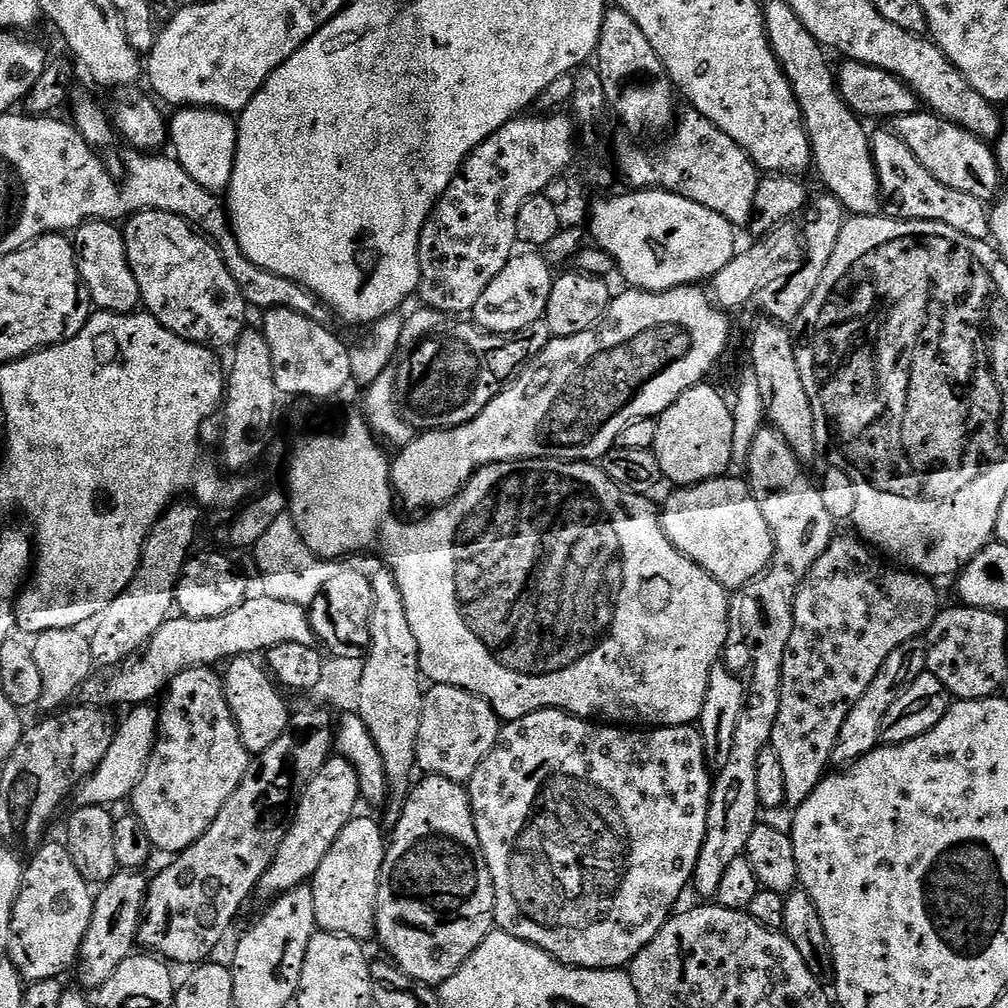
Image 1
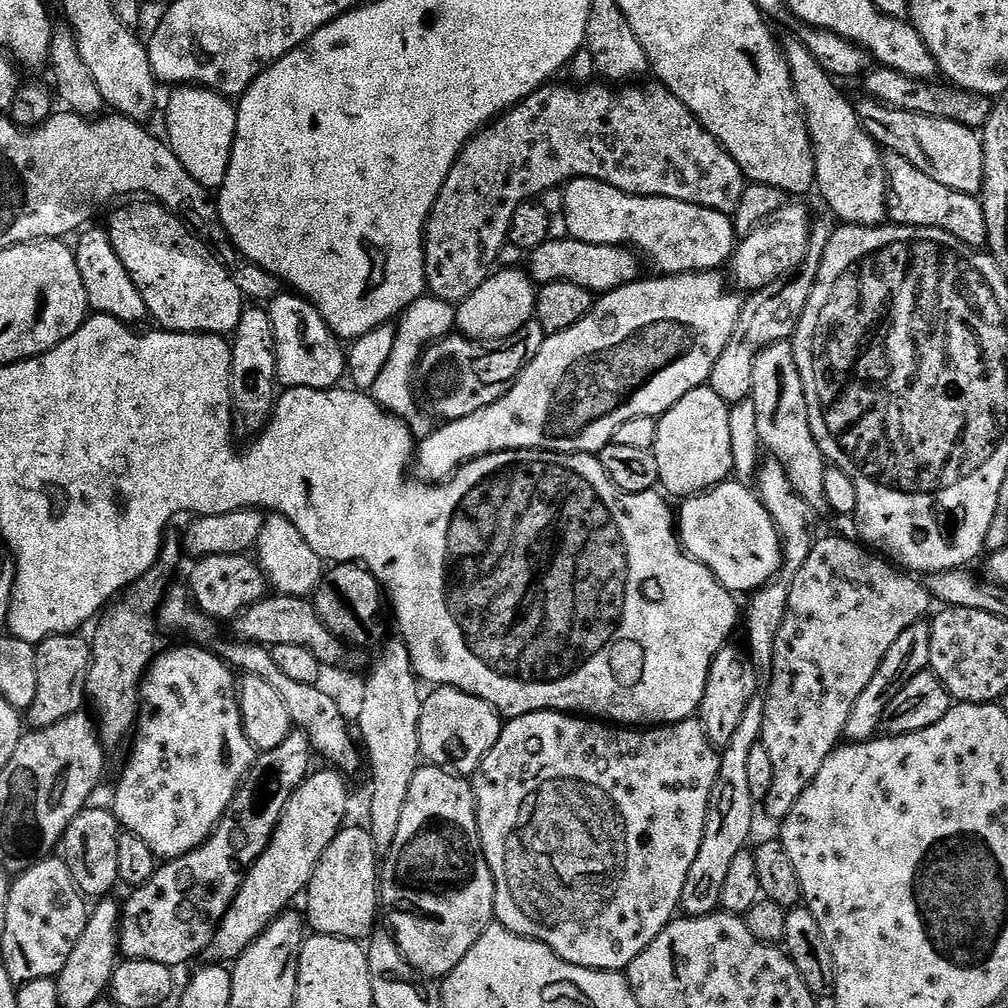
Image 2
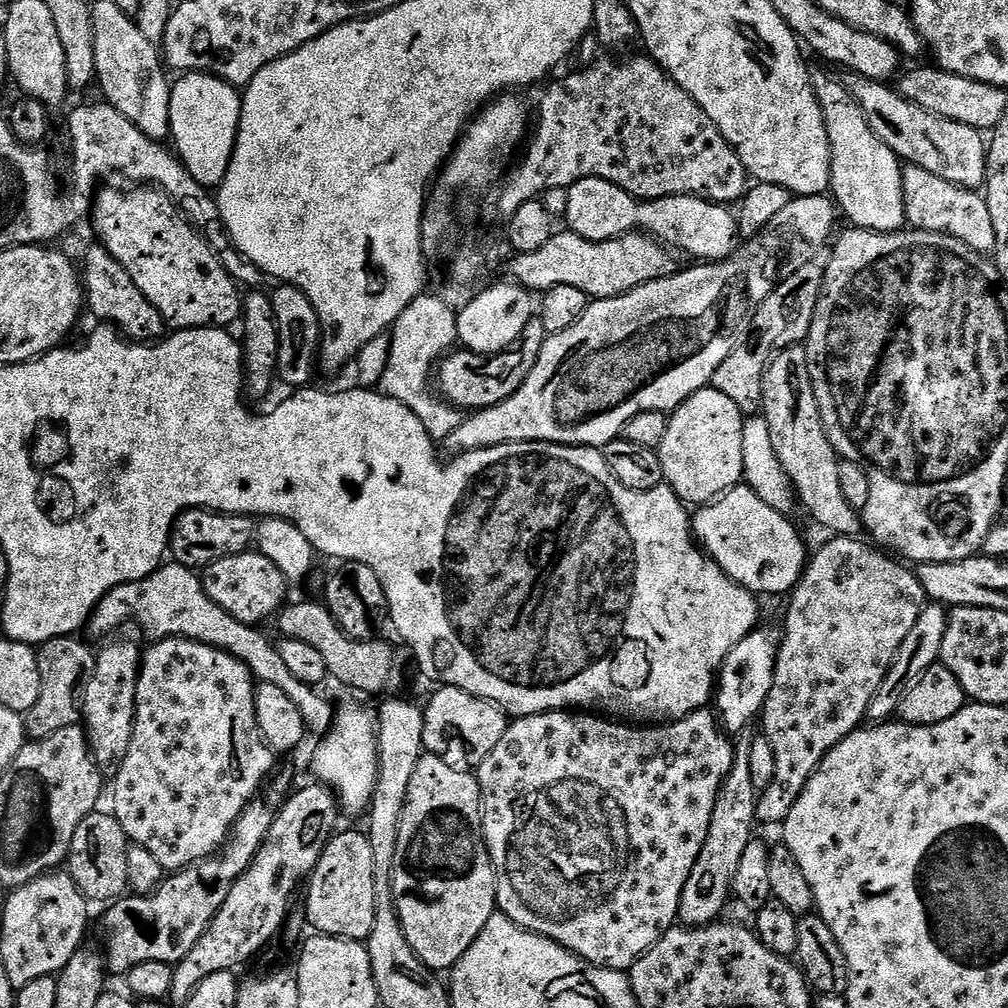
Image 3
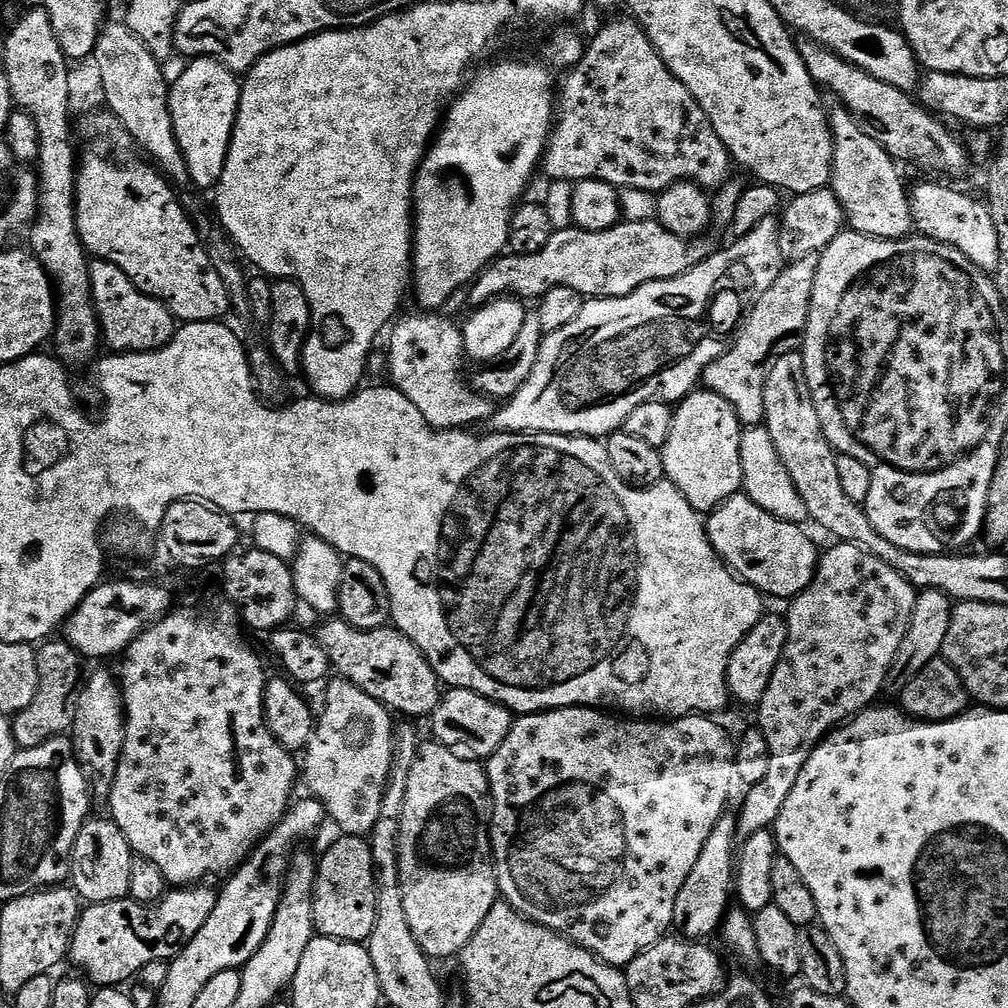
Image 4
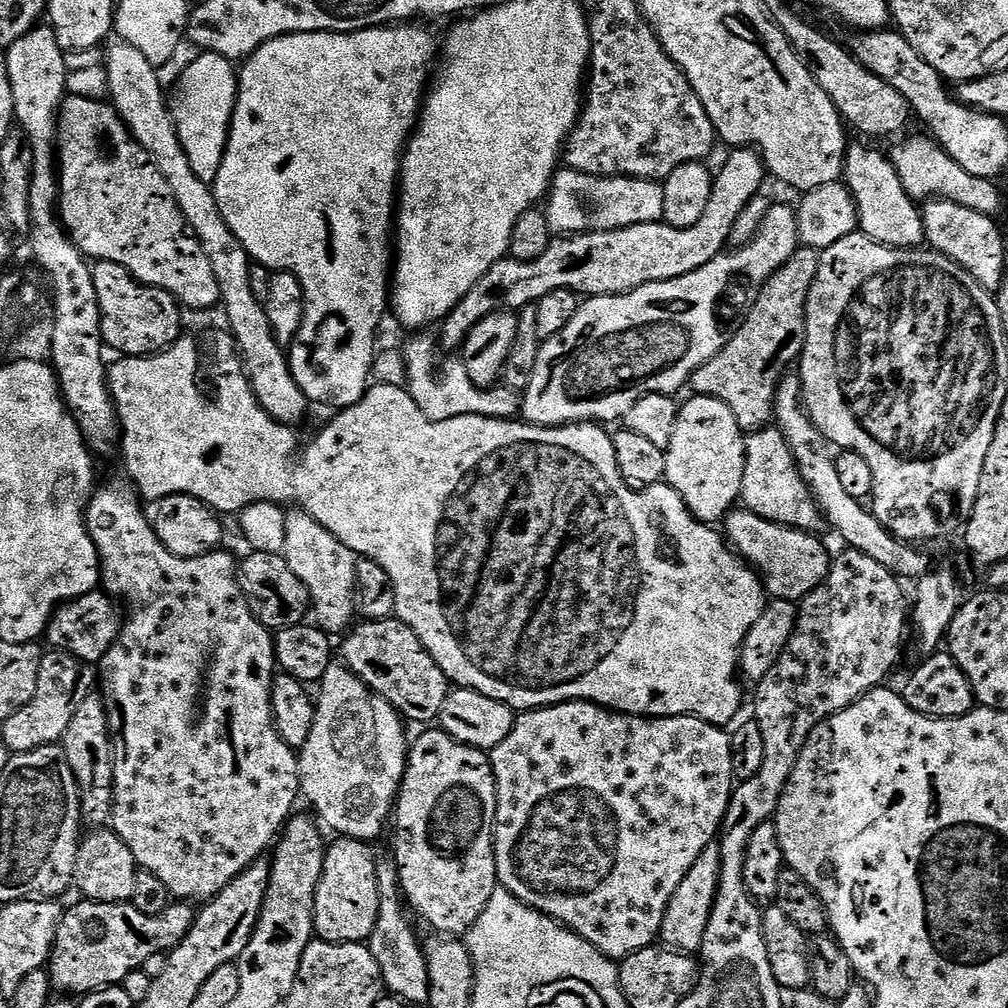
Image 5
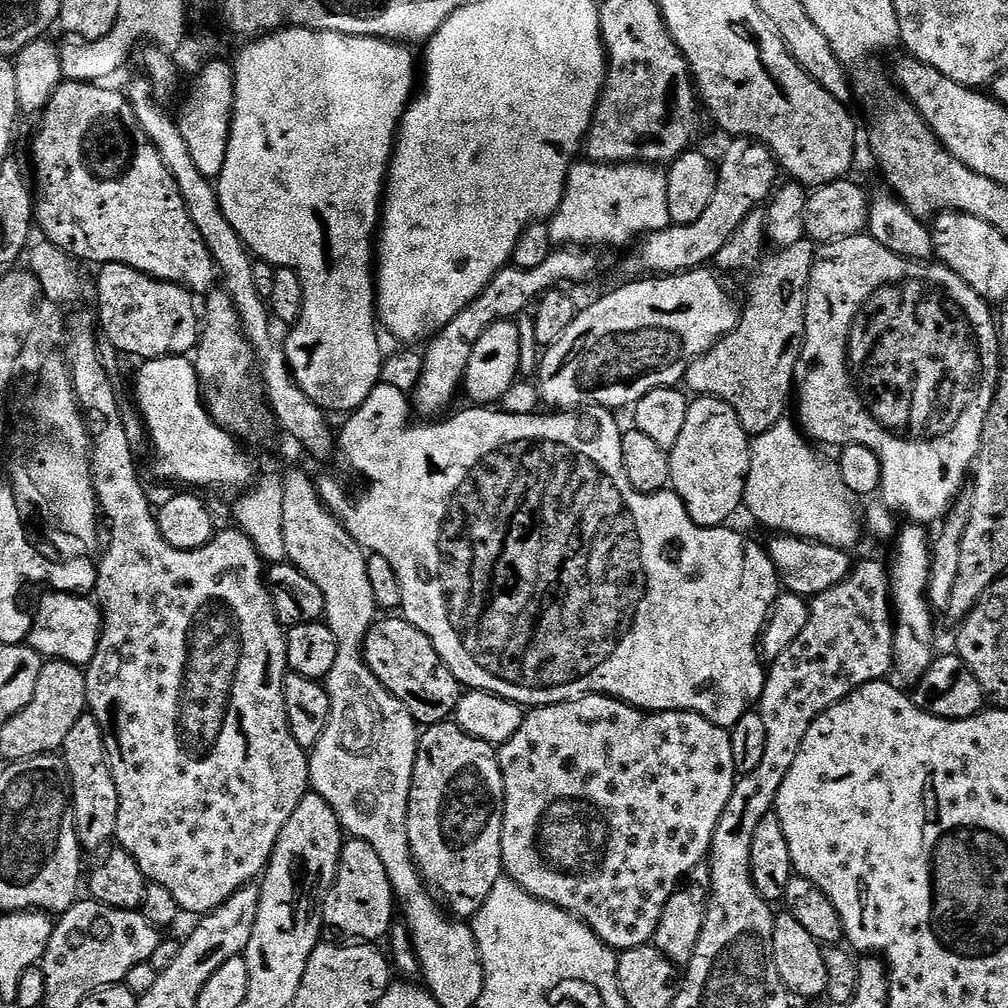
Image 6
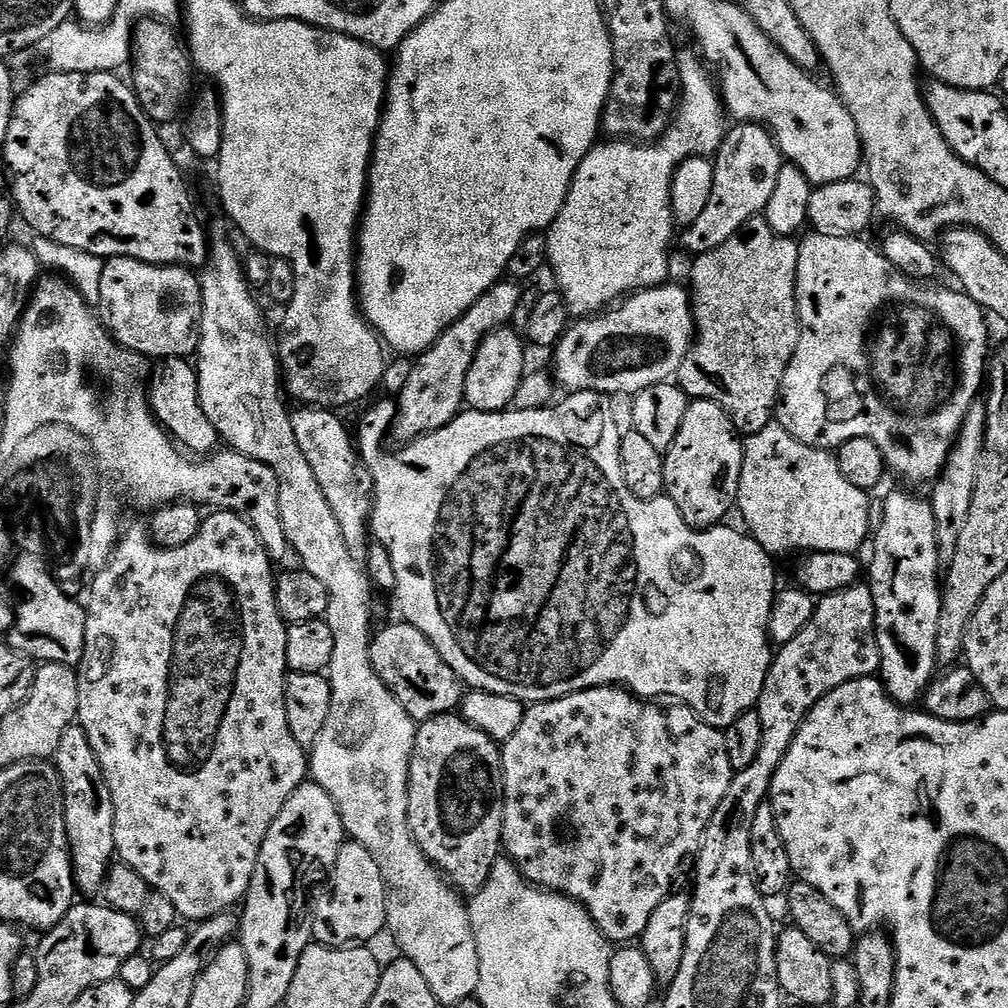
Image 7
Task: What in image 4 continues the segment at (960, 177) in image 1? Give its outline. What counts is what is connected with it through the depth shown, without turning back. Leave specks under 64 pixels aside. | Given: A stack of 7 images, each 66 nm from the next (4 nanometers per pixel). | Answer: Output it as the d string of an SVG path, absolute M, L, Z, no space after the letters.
M804 38L799 41L798 47L812 81L825 93L833 92L840 99L837 101L856 117L858 126L862 126L862 130L870 134L874 142L884 147L893 160L905 165L921 164L936 172L960 172L970 164L965 141L959 140L939 115L929 112L909 93L886 86L886 82L878 82L878 78L870 78L866 70L858 70L858 66L838 58L838 54L826 50L826 46L818 42Z

